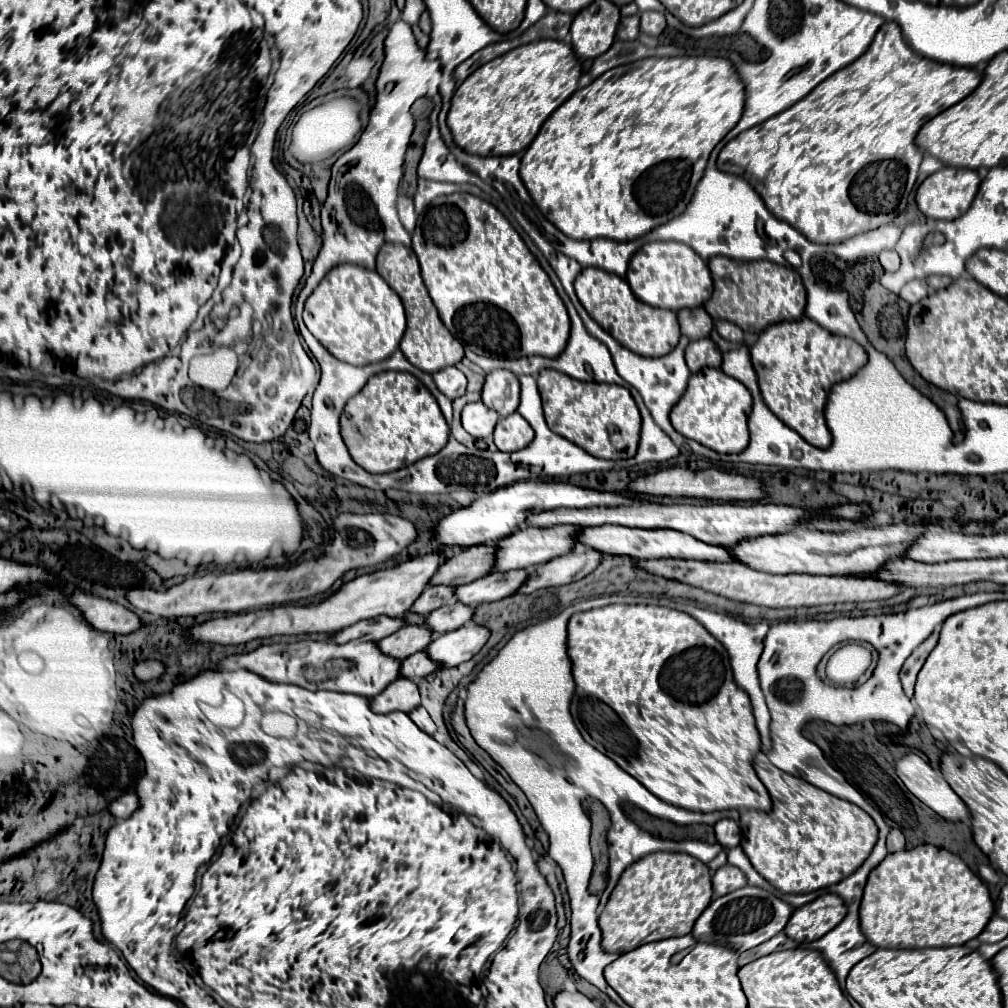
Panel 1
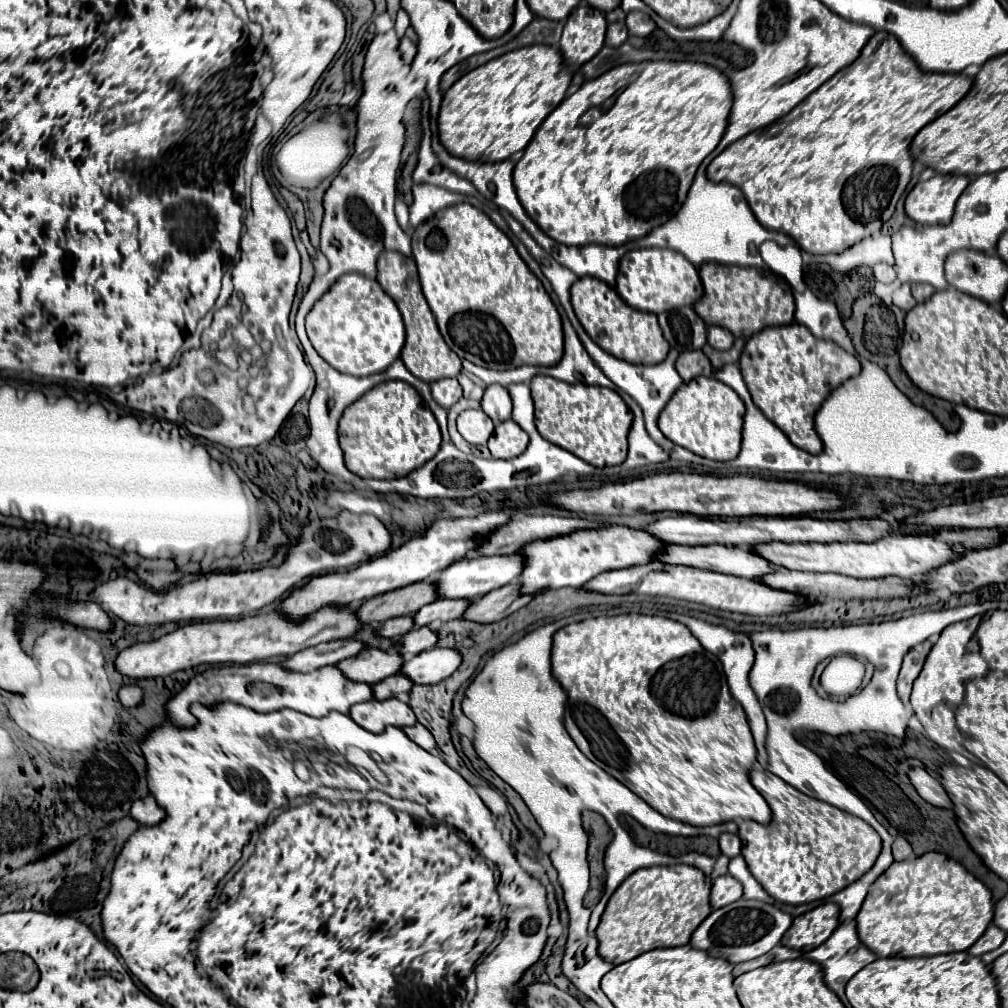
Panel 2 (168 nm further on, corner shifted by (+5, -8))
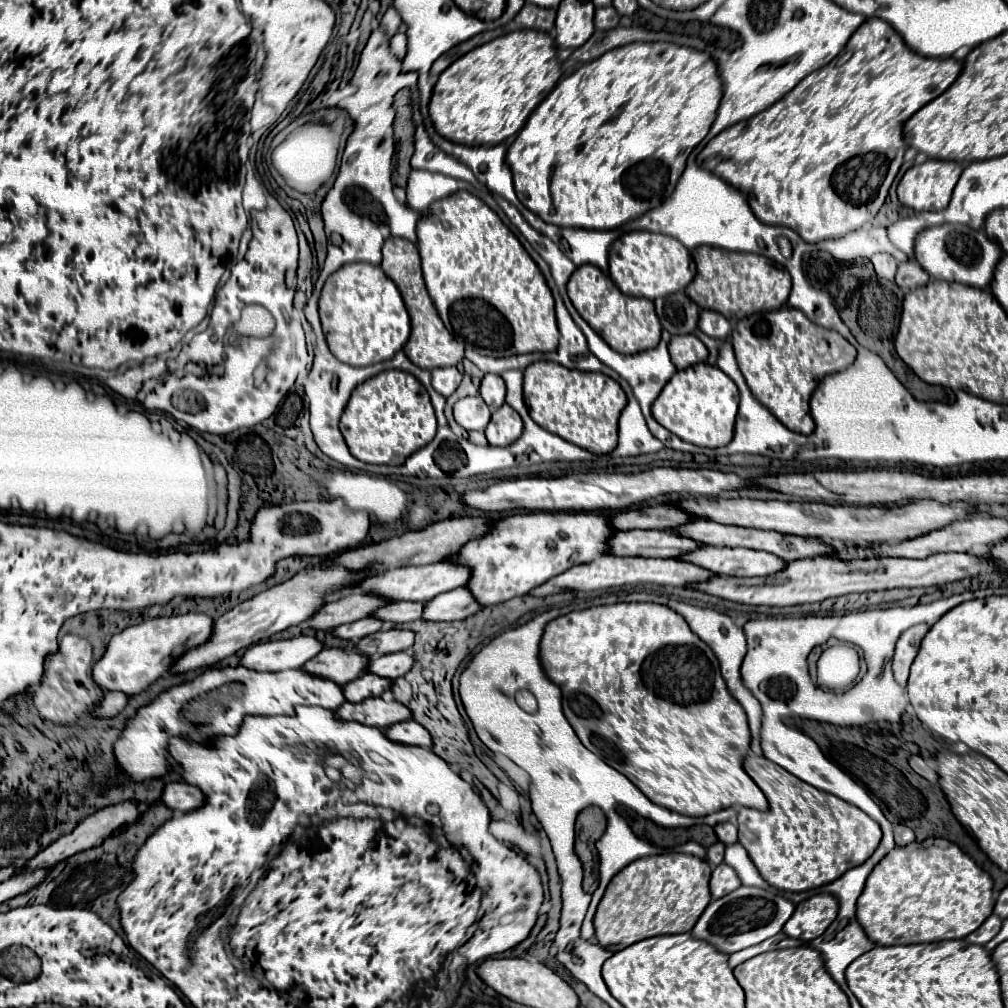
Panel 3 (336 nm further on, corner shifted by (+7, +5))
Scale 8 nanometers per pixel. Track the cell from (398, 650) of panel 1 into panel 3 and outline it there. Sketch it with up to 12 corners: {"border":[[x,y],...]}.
{"border":[[323,649],[303,669],[347,685],[367,671],[359,651]]}

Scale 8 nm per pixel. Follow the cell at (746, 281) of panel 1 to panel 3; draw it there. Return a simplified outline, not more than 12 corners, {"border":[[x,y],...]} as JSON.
{"border":[[693,251],[685,293],[737,323],[787,303],[791,275],[757,253]]}

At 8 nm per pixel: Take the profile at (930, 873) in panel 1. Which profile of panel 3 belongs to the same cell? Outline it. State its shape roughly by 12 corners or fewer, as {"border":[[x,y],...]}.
{"border":[[957,845],[895,847],[857,899],[877,945],[963,939],[991,877]]}

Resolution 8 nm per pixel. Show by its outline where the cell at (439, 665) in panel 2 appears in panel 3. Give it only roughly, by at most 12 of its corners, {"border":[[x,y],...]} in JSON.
{"border":[[409,651],[381,655],[369,661],[369,671],[397,679],[411,671]]}

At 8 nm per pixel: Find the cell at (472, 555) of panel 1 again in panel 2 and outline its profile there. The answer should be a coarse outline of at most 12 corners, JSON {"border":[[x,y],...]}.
{"border":[[429,580],[365,600],[361,624],[415,614],[435,600]]}

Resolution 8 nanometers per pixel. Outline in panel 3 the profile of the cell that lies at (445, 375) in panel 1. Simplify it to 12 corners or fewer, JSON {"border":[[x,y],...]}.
{"border":[[457,367],[431,371],[437,393],[449,397],[461,383]]}

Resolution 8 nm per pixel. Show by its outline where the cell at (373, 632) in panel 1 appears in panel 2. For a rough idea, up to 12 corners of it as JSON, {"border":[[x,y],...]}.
{"border":[[333,640],[289,656],[281,666],[313,672],[351,658],[365,646]]}

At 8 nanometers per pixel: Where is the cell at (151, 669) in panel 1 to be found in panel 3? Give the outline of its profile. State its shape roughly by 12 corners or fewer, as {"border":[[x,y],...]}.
{"border":[[107,691],[95,709],[99,717],[121,713],[129,697],[121,691]]}

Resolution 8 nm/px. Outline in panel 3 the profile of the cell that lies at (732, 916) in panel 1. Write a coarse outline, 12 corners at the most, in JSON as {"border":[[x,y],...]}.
{"border":[[741,885],[691,933],[731,955],[777,935],[795,905]]}

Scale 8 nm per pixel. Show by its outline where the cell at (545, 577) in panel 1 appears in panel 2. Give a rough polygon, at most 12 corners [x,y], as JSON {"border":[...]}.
{"border":[[519,580],[471,600],[461,620],[491,624],[529,604]]}

